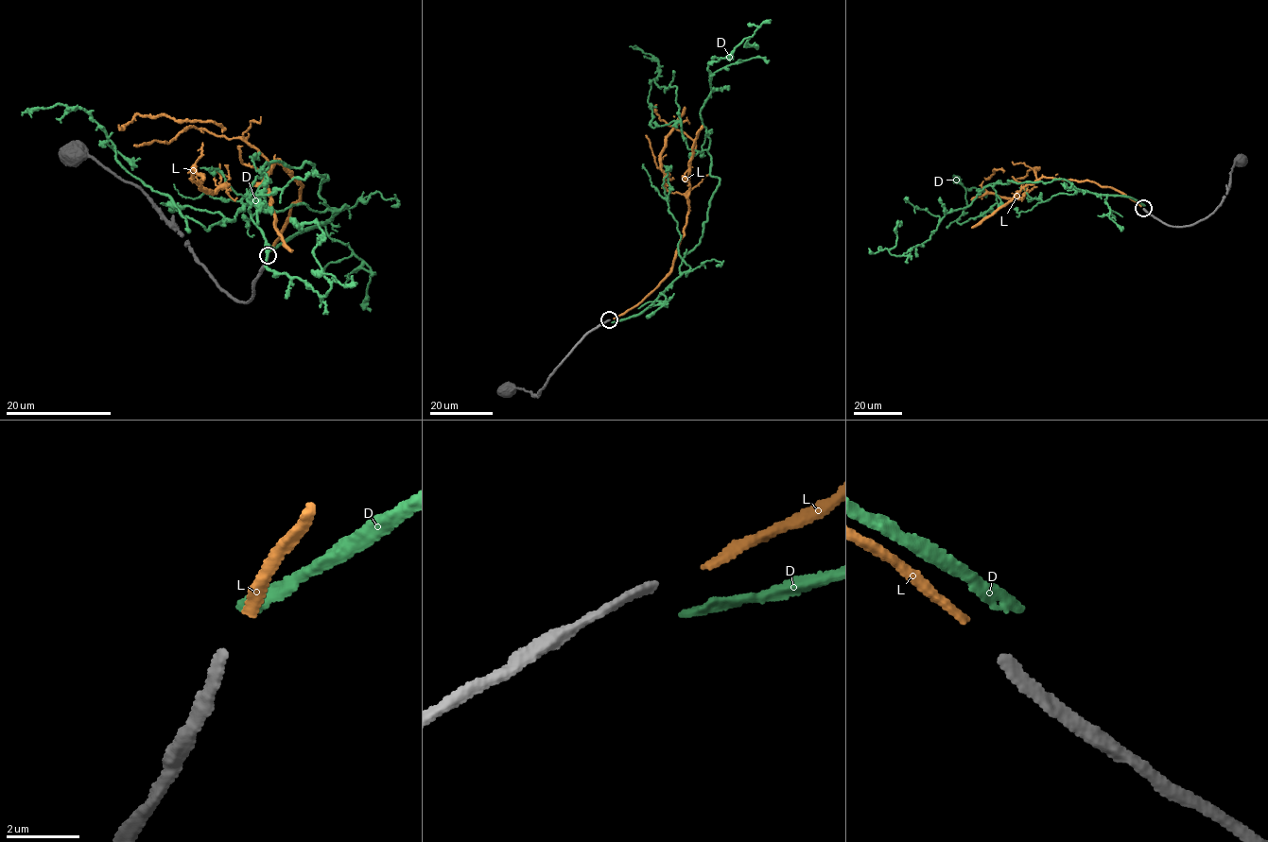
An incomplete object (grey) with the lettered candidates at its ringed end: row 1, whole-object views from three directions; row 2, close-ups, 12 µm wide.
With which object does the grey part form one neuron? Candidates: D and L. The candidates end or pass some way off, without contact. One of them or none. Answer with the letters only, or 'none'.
L

